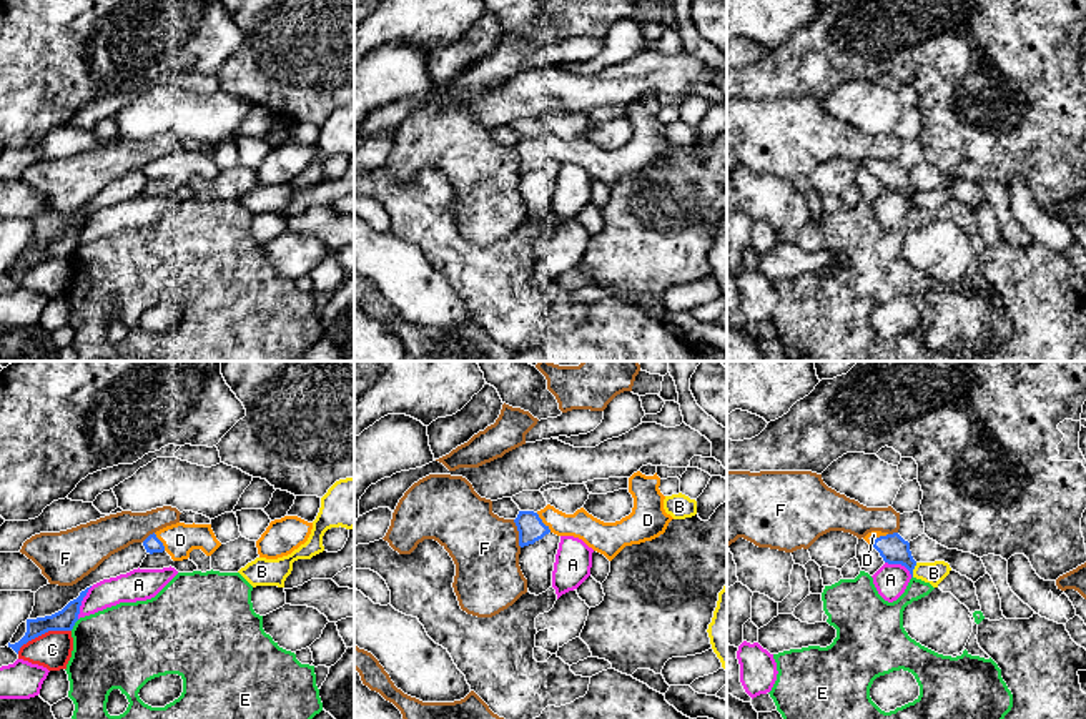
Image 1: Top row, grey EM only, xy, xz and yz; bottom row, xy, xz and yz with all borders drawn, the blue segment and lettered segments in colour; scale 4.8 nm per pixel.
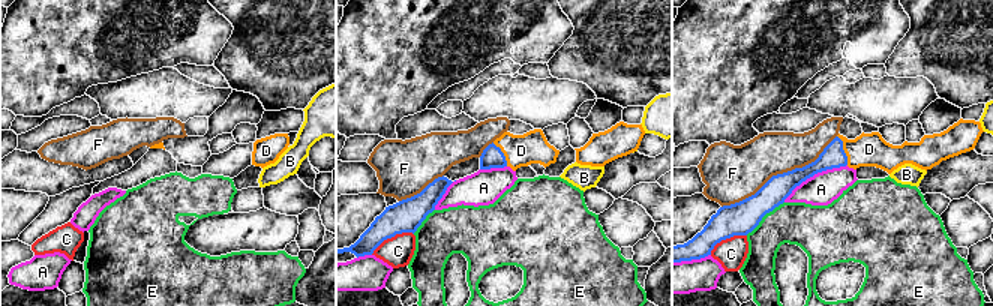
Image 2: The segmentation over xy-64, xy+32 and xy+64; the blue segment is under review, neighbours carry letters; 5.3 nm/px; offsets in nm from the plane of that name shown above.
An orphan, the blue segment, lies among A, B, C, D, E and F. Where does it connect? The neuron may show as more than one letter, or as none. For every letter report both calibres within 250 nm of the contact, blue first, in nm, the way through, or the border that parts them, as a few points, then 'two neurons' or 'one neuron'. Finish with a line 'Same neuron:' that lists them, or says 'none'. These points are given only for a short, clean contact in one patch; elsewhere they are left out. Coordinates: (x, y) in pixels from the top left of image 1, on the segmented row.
A: 100 nm thick on the blue side, 140 nm on the other; two neurons
B: 140 nm thick on the blue side, 110 nm on the other; two neurons
C: 100 nm thick on the blue side, 180 nm on the other; two neurons
D: 130 nm thick on the blue side, 140 nm on the other; one neuron
E: 100 nm thick on the blue side, 400 nm on the other; two neurons
F: 130 nm thick on the blue side, 320 nm on the other; two neurons
Same neuron: D

